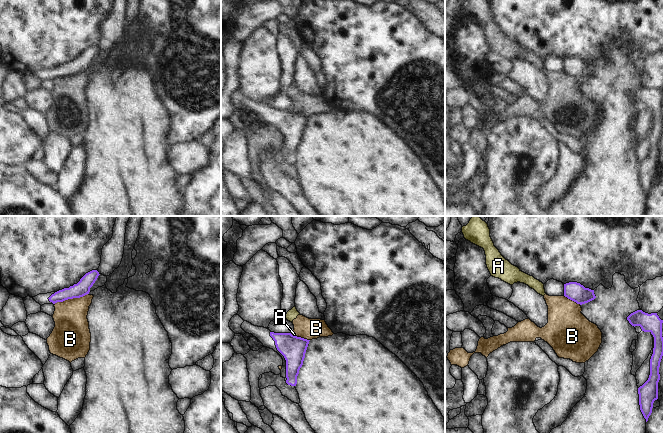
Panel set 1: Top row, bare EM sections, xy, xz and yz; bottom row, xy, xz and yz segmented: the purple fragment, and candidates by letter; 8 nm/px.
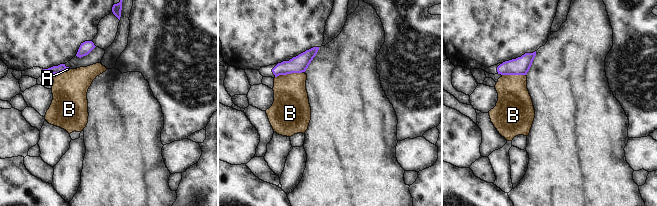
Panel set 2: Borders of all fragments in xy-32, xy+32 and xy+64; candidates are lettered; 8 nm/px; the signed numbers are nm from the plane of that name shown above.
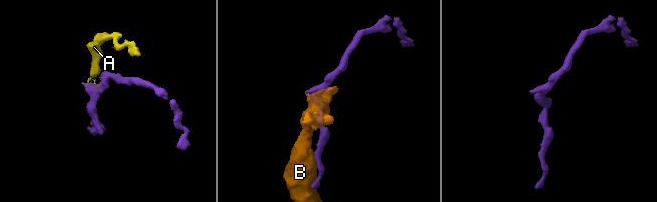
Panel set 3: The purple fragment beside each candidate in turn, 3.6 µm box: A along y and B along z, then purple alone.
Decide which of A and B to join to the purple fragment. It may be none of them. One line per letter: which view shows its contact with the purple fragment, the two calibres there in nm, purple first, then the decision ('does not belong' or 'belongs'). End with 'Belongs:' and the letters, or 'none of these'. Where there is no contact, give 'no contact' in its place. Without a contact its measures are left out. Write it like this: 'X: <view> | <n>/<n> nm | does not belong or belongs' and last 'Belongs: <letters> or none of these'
A: xz | 200/20 nm | does not belong
B: xy | 120/280 nm | does not belong
Belongs: none of these

